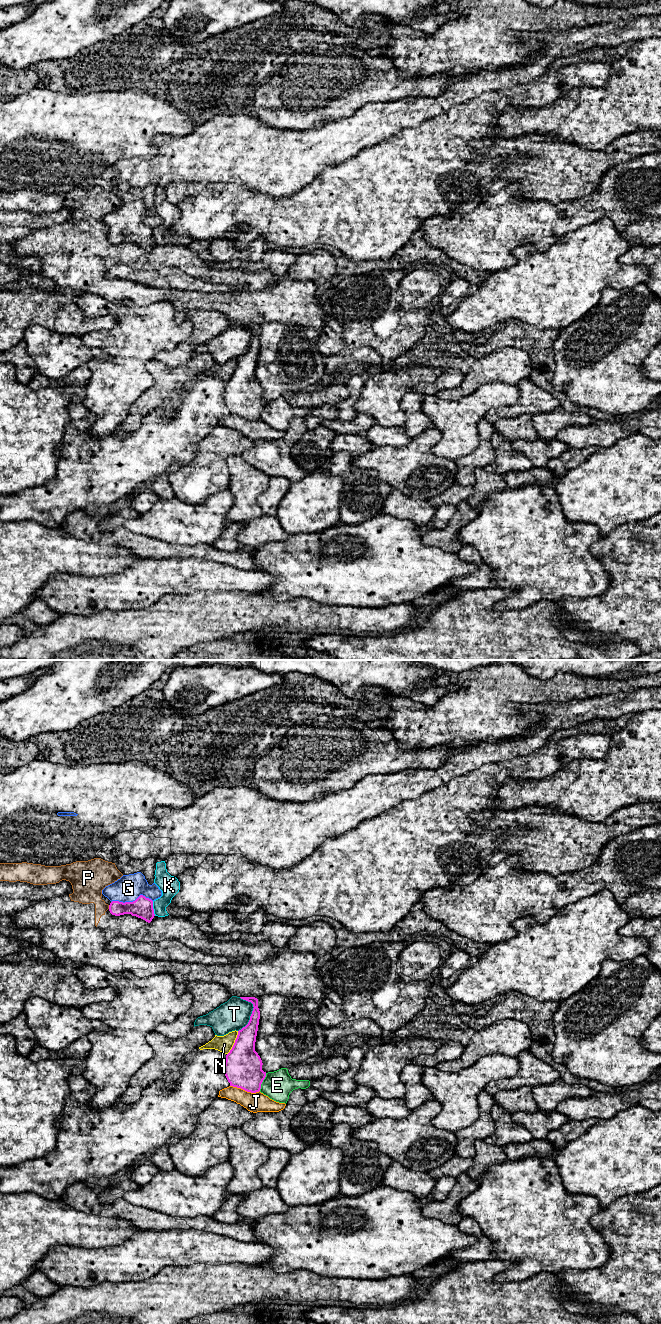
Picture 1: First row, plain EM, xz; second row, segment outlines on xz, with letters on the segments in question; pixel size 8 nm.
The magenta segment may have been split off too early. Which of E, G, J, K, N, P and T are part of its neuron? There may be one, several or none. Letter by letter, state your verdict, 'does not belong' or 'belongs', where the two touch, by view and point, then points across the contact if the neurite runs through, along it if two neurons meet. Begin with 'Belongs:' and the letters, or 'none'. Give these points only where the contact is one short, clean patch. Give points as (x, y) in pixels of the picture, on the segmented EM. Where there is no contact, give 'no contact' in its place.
Belongs: G
E: does not belong; meets magenta in xz at (262, 1081)
G: belongs; meets magenta in xz at (131, 902); runs through xz (142, 907), (137, 902), (131, 902), (131, 892), (128, 888)
J: does not belong; meets magenta in xz at (245, 1090)
K: does not belong; meets magenta in xz at (152, 908); border along xz (152, 901), (155, 915)
N: does not belong; meets magenta in xz at (234, 1043)
P: does not belong; meets magenta in xz at (109, 907); border along xz (108, 905), (109, 908)
T: does not belong; meets magenta in xz at (252, 1012)

